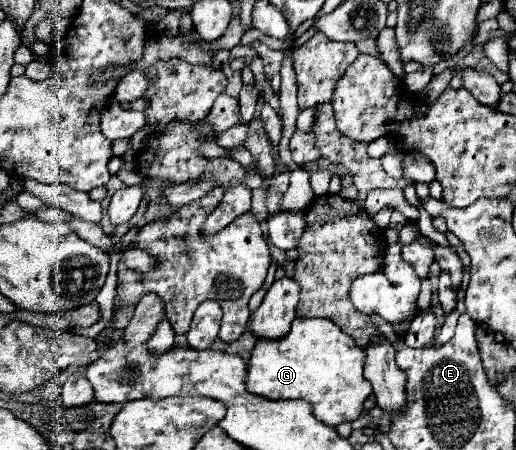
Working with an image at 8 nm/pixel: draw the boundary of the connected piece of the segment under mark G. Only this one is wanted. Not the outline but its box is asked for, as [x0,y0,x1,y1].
[247,318,371,426]

